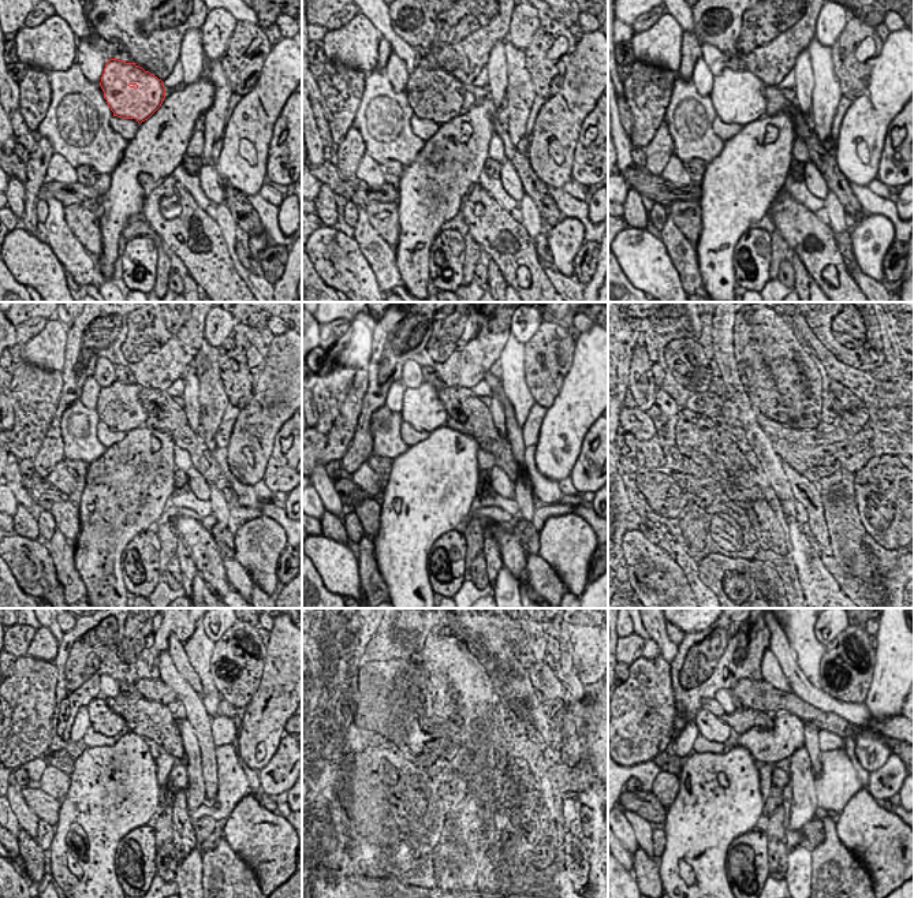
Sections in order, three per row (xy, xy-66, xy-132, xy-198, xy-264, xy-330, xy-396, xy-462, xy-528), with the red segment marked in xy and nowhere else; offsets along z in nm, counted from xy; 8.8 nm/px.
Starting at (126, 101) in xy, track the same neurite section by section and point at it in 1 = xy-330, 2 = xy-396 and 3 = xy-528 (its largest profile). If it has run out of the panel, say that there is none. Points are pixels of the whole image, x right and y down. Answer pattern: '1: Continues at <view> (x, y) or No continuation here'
1: Continues at xy-330 (723, 413)
2: Continues at xy-396 (107, 723)
3: Continues at xy-528 (712, 727)

